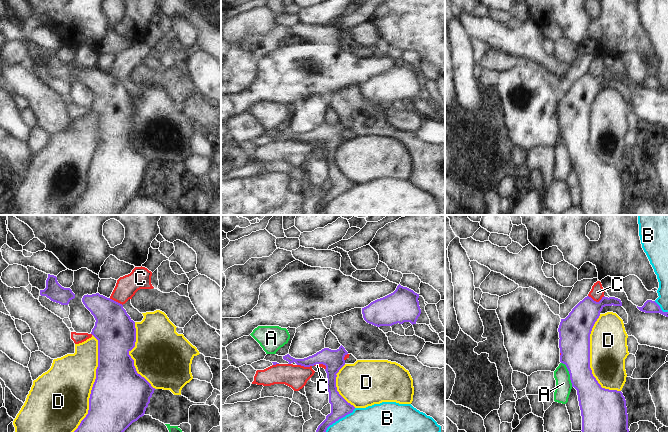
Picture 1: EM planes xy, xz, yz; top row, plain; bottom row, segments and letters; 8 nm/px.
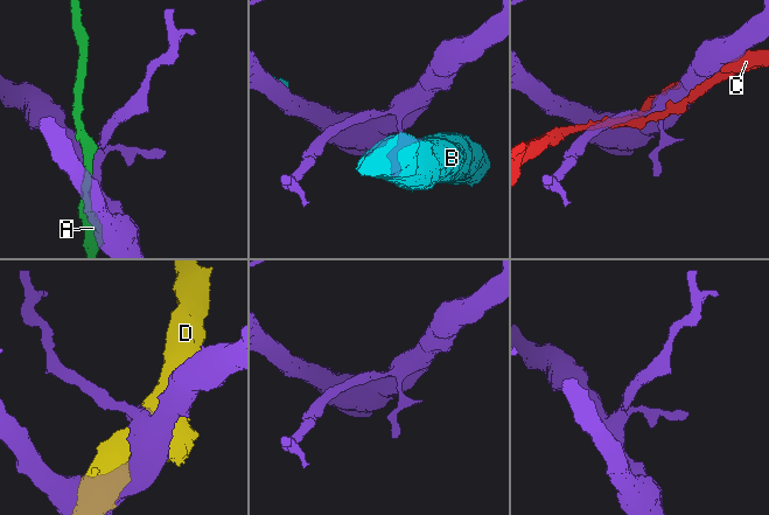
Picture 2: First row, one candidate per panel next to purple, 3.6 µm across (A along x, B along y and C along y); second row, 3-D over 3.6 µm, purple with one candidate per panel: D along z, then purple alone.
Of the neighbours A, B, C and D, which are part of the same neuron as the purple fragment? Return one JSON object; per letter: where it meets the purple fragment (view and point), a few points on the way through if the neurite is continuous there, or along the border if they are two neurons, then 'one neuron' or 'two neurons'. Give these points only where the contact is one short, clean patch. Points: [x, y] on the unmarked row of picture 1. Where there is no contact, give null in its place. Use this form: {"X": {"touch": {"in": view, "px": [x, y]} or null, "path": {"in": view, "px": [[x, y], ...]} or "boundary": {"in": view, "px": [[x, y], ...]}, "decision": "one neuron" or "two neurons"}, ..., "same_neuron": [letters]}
{"A": {"touch": {"in": "yz", "px": [569, 149]}, "decision": "two neurons"}, "B": {"touch": {"in": "xz", "px": [337, 196]}, "decision": "two neurons"}, "C": {"touch": {"in": "yz", "px": [595, 77]}, "decision": "two neurons"}, "D": {"touch": {"in": "xy", "px": [92, 163]}, "decision": "two neurons"}, "same_neuron": []}

